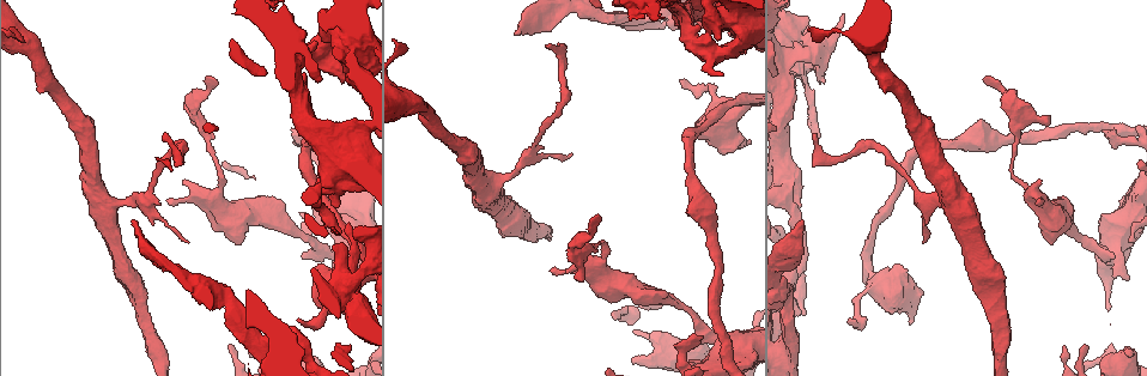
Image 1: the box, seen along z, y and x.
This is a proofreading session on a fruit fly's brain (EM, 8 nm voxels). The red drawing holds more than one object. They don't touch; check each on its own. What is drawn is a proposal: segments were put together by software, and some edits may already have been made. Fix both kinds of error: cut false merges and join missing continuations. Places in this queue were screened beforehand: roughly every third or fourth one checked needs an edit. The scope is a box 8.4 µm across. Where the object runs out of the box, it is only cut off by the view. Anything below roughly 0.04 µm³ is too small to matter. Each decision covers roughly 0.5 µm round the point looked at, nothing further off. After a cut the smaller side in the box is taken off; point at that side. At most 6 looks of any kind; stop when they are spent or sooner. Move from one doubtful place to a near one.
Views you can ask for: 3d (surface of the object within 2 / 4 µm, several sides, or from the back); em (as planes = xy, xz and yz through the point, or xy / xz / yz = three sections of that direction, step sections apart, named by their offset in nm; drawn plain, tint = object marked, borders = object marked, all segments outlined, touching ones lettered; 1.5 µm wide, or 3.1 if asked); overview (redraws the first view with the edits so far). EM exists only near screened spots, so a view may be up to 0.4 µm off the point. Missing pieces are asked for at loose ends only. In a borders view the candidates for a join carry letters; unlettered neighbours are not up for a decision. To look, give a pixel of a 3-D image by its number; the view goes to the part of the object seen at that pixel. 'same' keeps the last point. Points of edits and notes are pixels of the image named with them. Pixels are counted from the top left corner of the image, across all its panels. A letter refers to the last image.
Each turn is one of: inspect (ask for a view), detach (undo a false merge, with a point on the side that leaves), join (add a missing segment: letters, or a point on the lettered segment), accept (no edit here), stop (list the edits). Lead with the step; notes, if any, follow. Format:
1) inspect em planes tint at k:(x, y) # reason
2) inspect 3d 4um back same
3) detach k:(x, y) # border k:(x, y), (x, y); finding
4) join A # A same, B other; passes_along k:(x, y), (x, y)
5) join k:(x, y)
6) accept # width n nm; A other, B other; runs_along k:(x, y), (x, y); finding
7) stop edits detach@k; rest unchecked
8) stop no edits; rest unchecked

inspect 3d 2um at 1:(1106, 131) # an open end

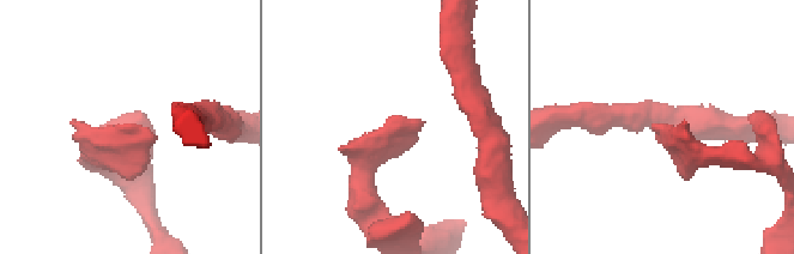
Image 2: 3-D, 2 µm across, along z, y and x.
inspect em planes plain at 2:(656, 130)

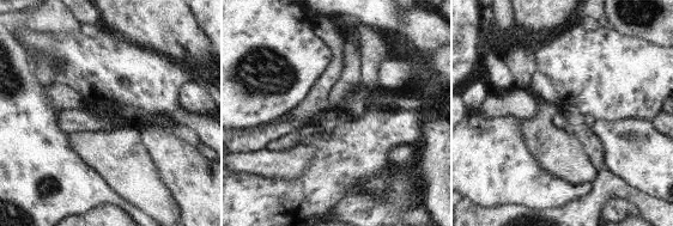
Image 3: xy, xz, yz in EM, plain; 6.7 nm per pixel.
inspect em planes borders same

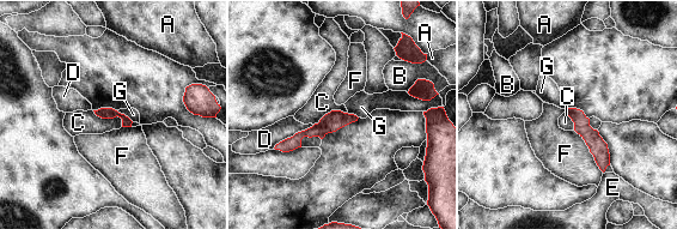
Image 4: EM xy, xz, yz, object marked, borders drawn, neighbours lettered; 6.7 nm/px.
accept # A other, B other, C other, D other, E other, F other, G other; border 4:(92, 110), (119, 116), (122, 126); no lettered segment goes on from it

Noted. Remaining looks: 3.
inspect em xz step 4 tint at 1:(987, 76) # branch stops here

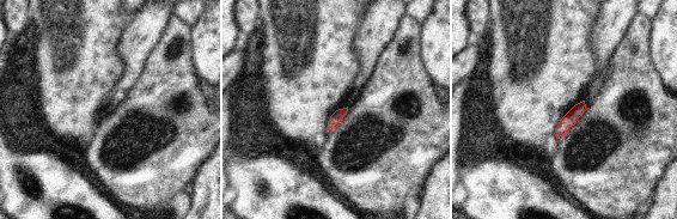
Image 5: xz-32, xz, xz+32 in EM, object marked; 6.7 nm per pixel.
inspect em planes borders same

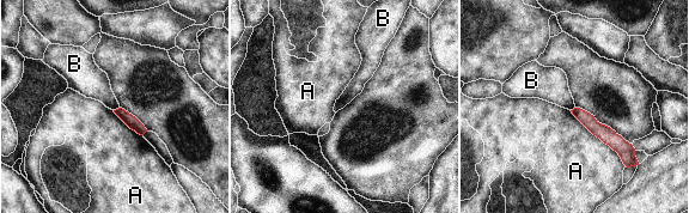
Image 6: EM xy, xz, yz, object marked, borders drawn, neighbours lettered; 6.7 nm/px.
accept # A other, B other; runs_along 6:(575, 111), (625, 150), (629, 151); none of them fits

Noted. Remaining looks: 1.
inspect em planes borders at 1:(737, 108) # calibre changes

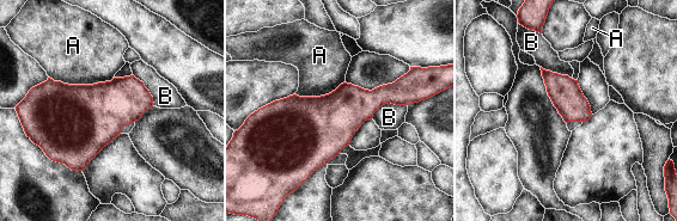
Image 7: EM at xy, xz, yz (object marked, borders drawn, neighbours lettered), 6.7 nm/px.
accept # width 200 nm; A other, B other; border 7:(49, 77), (68, 84), (114, 78); all the same neuron

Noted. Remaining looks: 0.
stop no edits; rest unchecked

